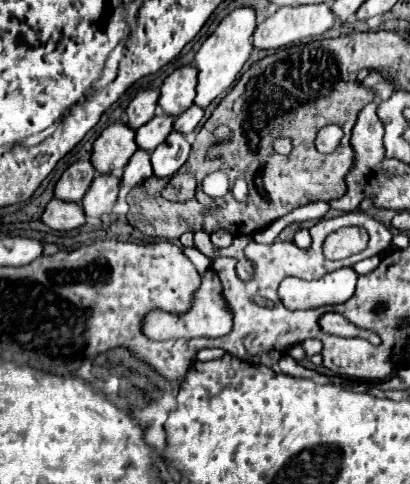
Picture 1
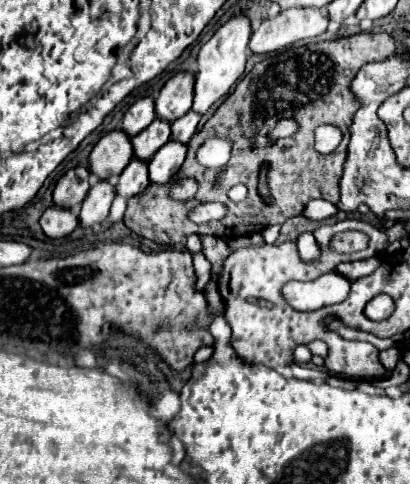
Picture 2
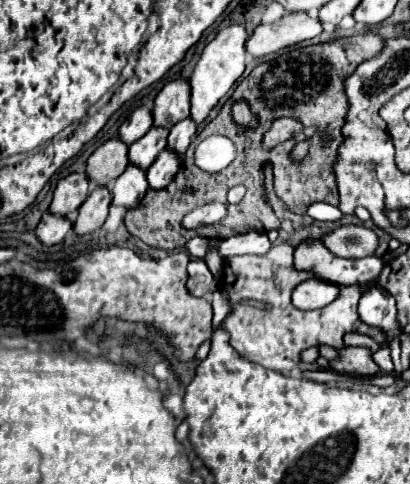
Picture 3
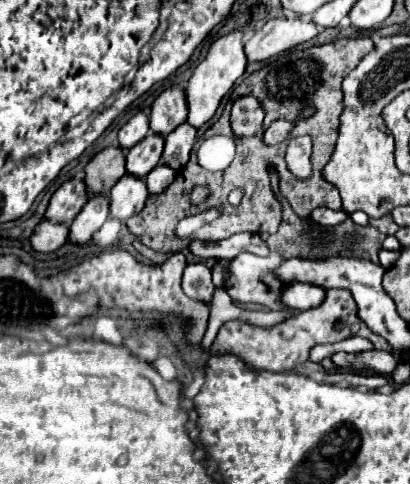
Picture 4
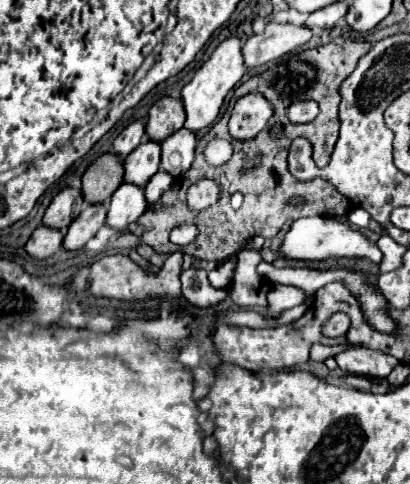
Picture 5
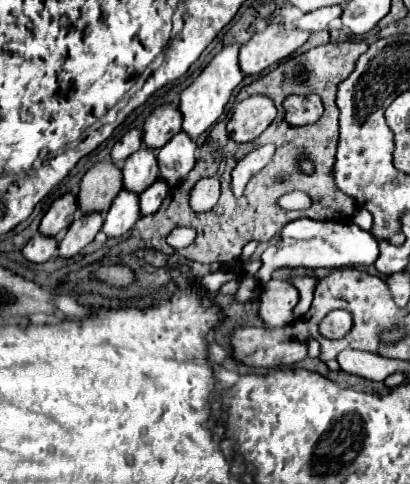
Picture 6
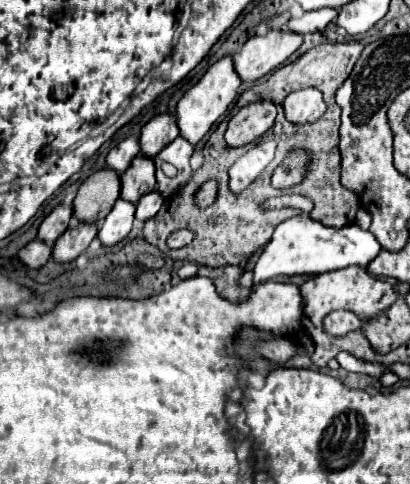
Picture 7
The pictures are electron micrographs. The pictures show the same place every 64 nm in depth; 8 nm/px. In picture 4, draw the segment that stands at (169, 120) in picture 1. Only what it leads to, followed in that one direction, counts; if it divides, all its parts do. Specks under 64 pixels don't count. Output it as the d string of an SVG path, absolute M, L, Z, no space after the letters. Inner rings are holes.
M150 132L144 140L140 140L136 146L128 150L126 170L138 178L144 178L160 162L162 148L164 148L164 138L160 134Z

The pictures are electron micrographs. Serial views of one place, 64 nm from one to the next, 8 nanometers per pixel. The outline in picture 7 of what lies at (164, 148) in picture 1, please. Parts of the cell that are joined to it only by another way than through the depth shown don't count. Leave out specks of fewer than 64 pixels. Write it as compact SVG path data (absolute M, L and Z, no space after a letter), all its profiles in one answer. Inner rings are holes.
M156 190L148 192L146 196L140 198L140 202L136 206L136 218L140 222L146 222L148 218L154 218L158 214L158 210L162 208L162 204L164 204L164 198L160 198L160 192L156 192Z

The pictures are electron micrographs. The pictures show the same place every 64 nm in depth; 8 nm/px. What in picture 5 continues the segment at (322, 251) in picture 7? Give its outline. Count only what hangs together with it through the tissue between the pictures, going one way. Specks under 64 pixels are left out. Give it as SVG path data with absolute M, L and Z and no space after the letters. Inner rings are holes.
M316 216L316 218L298 218L294 220L292 228L288 230L284 244L280 248L280 252L272 252L272 250L264 250L262 258L266 262L274 262L278 256L284 258L296 258L296 260L322 260L322 258L332 258L332 256L366 256L372 262L380 264L383 254L378 246L370 244L366 240L366 236L362 236L356 230L350 230L346 224Z

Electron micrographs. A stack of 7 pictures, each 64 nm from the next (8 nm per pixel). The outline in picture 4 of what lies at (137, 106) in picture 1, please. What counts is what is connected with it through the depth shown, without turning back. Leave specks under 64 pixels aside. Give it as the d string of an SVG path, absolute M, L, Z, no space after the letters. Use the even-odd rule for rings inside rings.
M138 112L136 116L132 116L118 132L118 142L124 150L130 150L134 144L138 144L150 130L148 126L148 116L144 112Z

